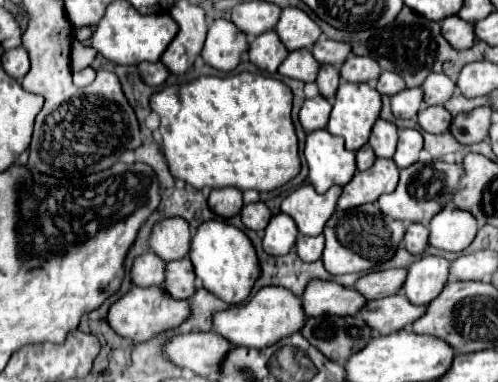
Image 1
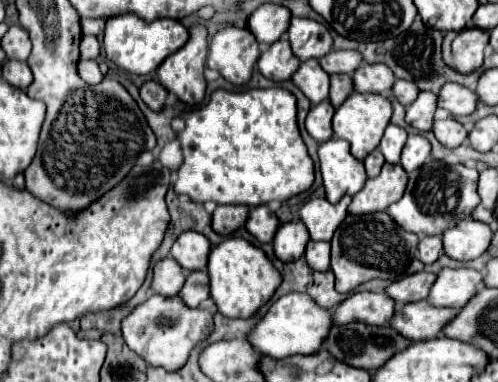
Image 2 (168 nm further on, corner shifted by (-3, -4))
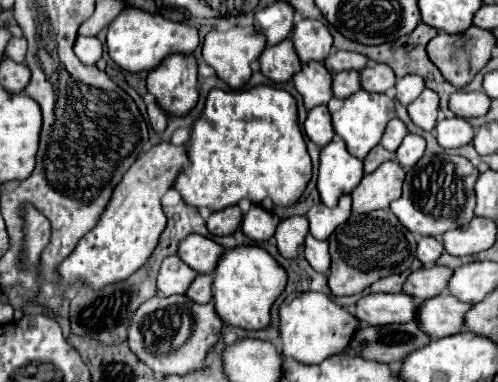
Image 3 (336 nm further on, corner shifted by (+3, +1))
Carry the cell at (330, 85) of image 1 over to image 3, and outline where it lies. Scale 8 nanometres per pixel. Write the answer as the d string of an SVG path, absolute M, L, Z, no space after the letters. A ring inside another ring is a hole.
M344 70L332 76L332 92L336 98L352 96L360 90L360 76L356 70Z

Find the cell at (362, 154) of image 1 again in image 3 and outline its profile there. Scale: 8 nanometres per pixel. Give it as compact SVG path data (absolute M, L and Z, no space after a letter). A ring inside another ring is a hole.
M378 144L378 146L374 146L374 148L368 152L368 156L364 158L364 174L374 172L382 162L392 160L392 158L394 158L394 154L392 154L392 152L384 150L380 144Z

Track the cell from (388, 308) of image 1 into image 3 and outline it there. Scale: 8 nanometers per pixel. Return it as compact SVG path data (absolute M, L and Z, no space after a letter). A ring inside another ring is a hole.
M440 294L424 300L416 312L418 328L430 338L444 338L462 328L462 316L470 304L454 300L454 296Z

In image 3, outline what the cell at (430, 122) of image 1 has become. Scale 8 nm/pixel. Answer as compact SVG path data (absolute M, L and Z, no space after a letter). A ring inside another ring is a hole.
M458 116L438 120L434 132L436 132L438 144L442 148L446 148L446 150L458 148L458 146L464 146L464 144L470 144L472 142L472 136L474 136L472 126L464 118L458 118Z

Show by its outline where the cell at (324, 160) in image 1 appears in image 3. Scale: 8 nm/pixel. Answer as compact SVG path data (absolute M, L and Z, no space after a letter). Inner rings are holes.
M334 136L330 144L320 150L320 174L318 190L326 206L334 208L342 194L350 194L362 180L362 160L354 158L340 136Z

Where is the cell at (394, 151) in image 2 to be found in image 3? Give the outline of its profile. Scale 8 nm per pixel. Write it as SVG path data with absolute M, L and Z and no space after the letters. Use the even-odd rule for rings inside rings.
M394 118L394 120L388 122L388 126L386 126L386 130L384 130L384 136L382 136L380 144L382 144L386 150L396 152L398 146L400 146L400 142L402 142L402 138L404 138L406 134L408 134L408 130L406 130L404 122L398 120L398 118Z

